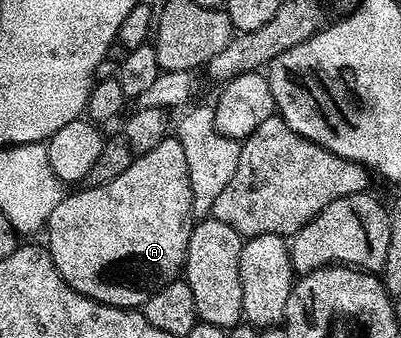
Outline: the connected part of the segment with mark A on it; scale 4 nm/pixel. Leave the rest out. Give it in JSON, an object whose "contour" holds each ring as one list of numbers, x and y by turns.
{"contour":[[168,135,153,150,146,151,133,159,130,167,126,167,126,171,122,171,122,175,118,175,118,179,110,179,110,183,105,185,93,185,77,189,80,190,77,193,69,192,58,203,58,207,54,207,46,226,46,234,48,233,47,251,54,259,54,267,58,267,62,279,70,287,74,287,74,291,78,291,95,301,101,301,104,305,117,305,120,309,136,309,143,307,150,299,150,295,154,295,162,287,166,287,166,283,175,281,181,276,186,259,186,247,190,243,190,231,194,224,194,214,192,212,190,175,186,167,186,154,182,152,180,140,174,135]]}

